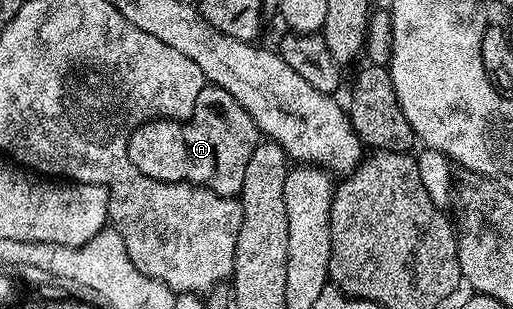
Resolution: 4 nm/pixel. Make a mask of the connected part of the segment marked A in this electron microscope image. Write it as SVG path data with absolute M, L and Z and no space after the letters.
M205 83L204 88L198 94L198 102L194 102L194 110L187 120L181 122L179 120L148 120L145 124L140 124L133 130L128 139L128 157L130 162L142 174L146 174L146 178L154 178L161 180L167 184L193 184L196 188L205 188L218 196L239 197L242 190L242 182L246 179L246 166L250 163L250 154L254 154L257 144L261 143L262 133L256 127L254 118L250 118L250 114L246 114L246 110L242 106L238 106L238 102L234 98L234 94L226 94L226 90L222 90L216 84Z

